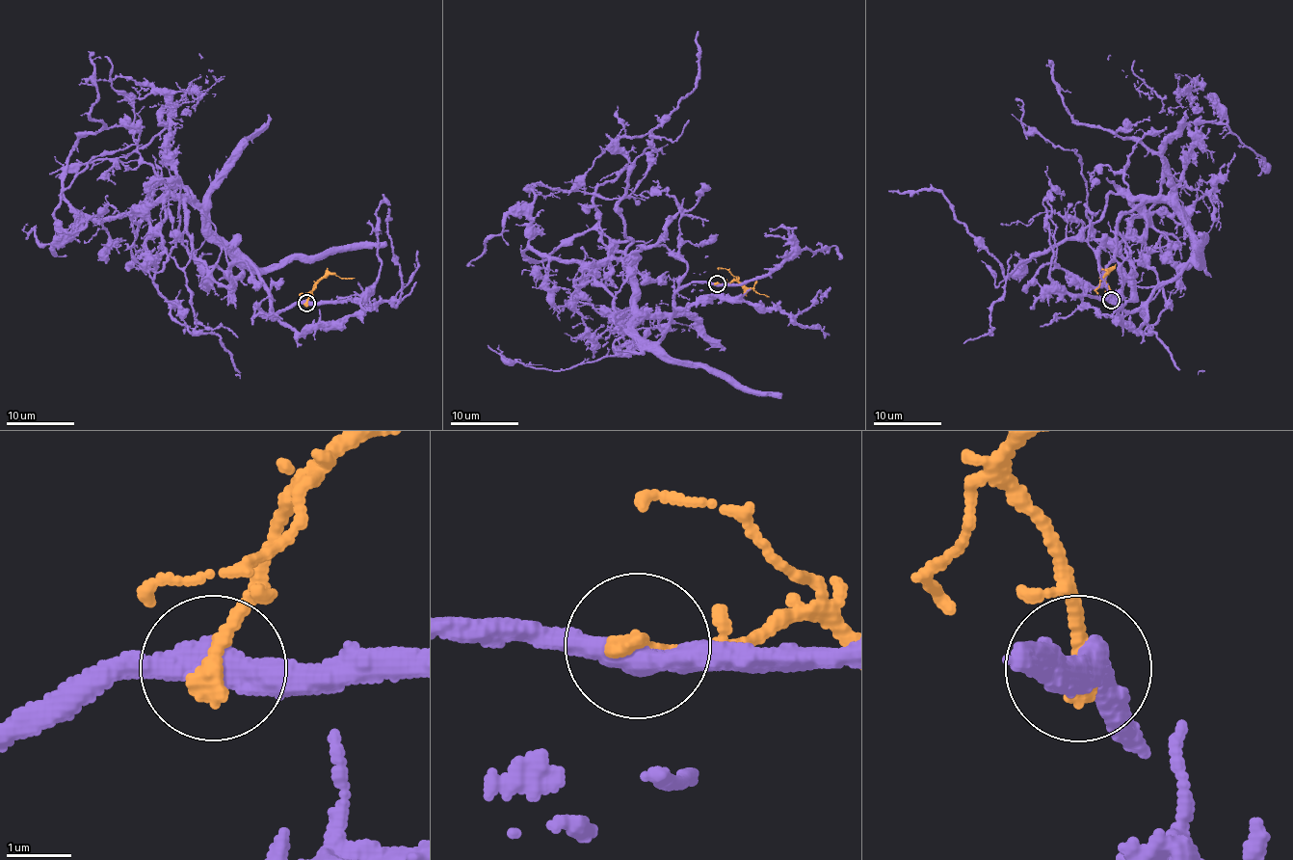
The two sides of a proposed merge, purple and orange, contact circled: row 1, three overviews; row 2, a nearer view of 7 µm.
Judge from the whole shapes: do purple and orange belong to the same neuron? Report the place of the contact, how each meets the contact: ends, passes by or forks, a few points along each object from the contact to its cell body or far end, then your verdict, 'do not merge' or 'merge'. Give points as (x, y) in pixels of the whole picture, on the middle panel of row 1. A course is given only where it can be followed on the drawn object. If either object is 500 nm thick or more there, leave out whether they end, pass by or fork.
at (717, 283); purple passes by; orange ends there; purple runs (718, 283), (676, 292), (645, 343), (625, 264), (529, 245), (529, 185), (627, 197), (656, 156), (646, 139); orange runs (718, 283), (738, 281), (769, 296); do not merge

